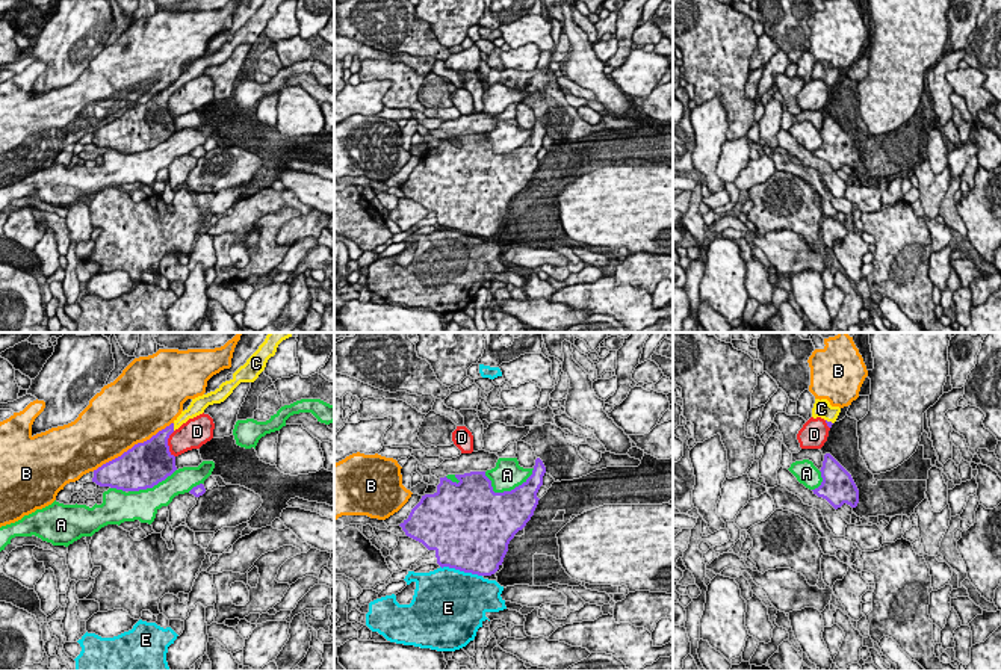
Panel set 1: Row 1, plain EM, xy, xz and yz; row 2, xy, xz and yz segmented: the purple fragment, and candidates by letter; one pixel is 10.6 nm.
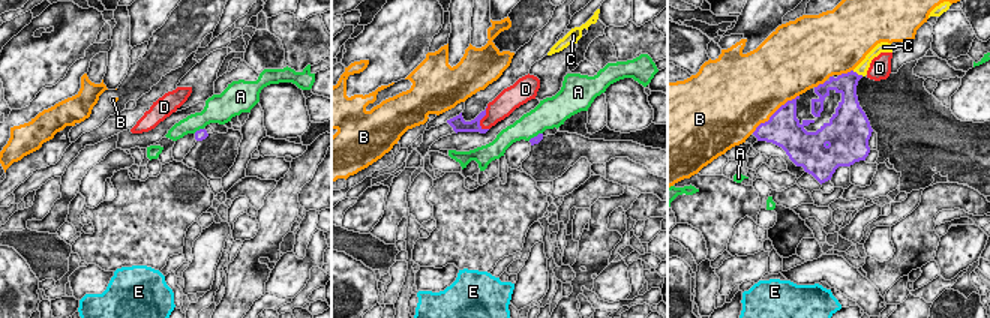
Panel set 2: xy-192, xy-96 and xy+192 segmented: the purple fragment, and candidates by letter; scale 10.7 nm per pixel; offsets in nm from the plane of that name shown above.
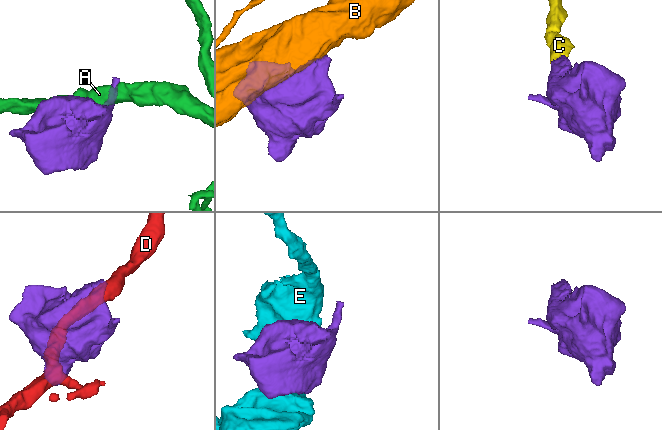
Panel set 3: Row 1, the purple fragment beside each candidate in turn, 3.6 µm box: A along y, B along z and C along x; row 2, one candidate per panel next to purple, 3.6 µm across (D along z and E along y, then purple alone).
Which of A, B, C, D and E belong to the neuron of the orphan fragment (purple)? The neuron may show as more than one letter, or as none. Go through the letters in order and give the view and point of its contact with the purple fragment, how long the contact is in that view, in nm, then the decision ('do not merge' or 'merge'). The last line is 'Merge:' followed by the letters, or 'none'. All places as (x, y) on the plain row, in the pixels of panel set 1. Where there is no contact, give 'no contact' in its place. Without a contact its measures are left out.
A: xz (507, 153) | 550 nm | do not merge
B: xy (133, 108) | 1000 nm | do not merge
C: xy (173, 88) | 80 nm | merge
D: xy (167, 106) | 280 nm | do not merge
E: xz (461, 231) | 460 nm | do not merge
Merge: C

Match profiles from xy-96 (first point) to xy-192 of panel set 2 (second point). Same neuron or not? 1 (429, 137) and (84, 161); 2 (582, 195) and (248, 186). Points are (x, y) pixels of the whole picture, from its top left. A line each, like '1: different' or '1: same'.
1: different
2: same

